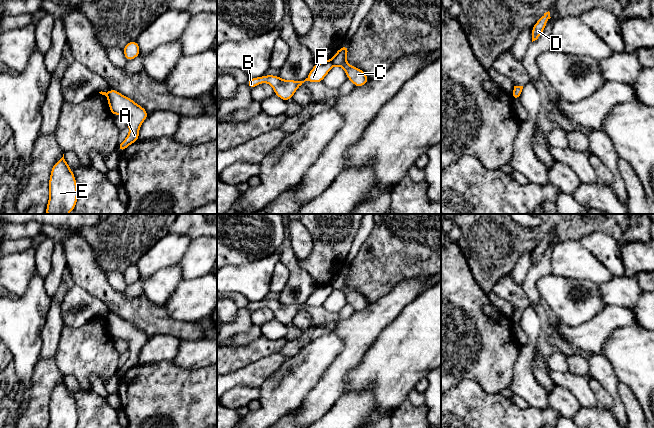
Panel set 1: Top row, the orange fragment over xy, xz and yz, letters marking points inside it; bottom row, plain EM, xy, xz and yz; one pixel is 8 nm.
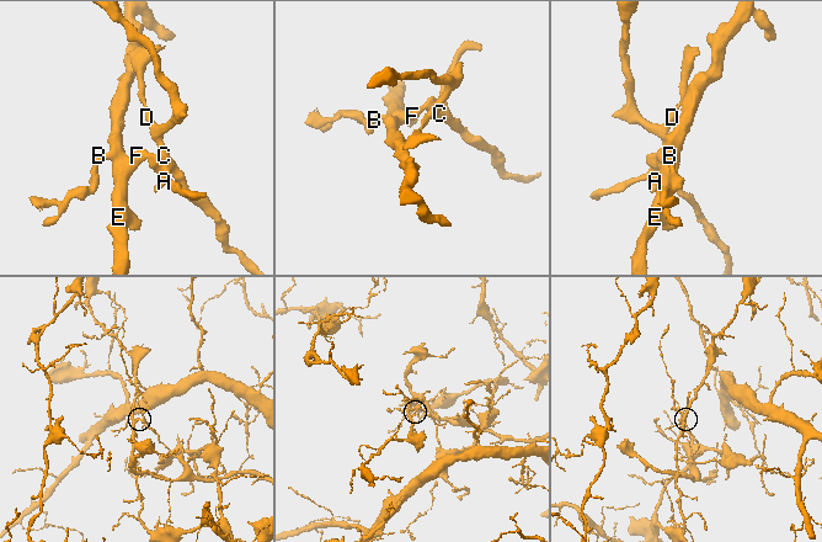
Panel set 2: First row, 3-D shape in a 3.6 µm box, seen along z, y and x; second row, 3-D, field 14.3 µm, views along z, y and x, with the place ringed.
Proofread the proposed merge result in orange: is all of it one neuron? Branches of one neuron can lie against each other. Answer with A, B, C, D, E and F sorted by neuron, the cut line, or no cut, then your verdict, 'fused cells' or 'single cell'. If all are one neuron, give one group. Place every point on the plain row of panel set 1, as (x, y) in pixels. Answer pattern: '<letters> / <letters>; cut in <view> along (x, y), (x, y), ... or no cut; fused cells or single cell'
A C D / B E F; cut in xz along (330, 284), (334, 289); fused cells

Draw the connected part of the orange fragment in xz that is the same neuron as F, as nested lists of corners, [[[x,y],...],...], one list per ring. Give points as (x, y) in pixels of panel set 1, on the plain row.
[[[326,284],[317,287],[308,298],[304,305],[296,304],[283,304],[279,300],[264,299],[262,301],[249,302],[247,309],[250,313],[253,313],[259,308],[268,307],[272,310],[275,319],[284,325],[288,325],[293,322],[296,314],[305,306],[318,307],[322,306],[328,296],[334,289],[331,284]]]

